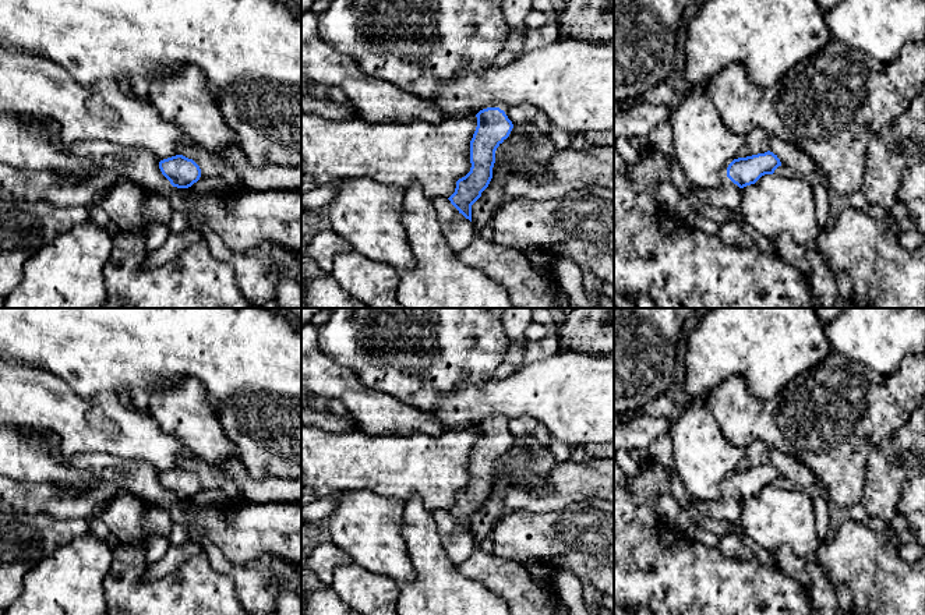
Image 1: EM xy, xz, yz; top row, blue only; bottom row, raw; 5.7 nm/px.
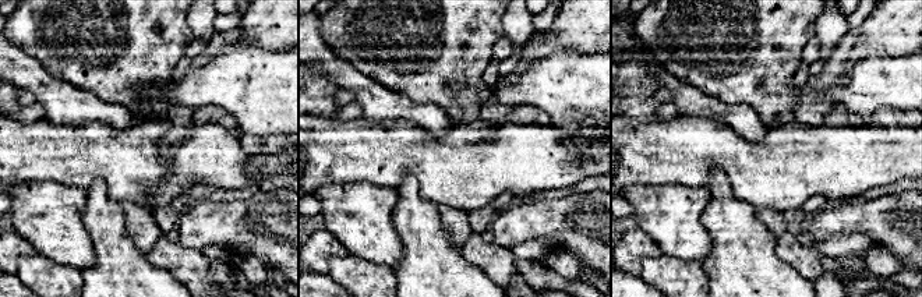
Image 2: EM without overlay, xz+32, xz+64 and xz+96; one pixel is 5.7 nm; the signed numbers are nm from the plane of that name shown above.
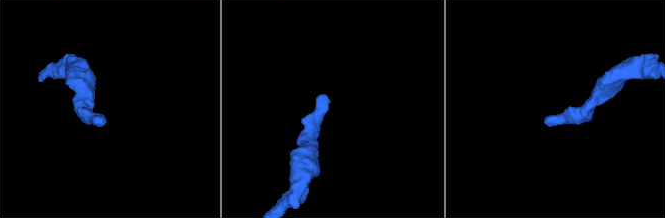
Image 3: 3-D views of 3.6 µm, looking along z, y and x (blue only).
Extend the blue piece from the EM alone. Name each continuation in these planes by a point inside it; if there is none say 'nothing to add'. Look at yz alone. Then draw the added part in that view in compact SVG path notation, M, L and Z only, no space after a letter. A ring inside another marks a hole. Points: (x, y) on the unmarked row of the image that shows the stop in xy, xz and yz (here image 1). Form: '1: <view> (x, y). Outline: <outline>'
1: yz (727, 508). Outline: M725 489L714 502L698 502L691 512L721 522L738 522L742 512L741 501Z

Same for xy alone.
nothing to add

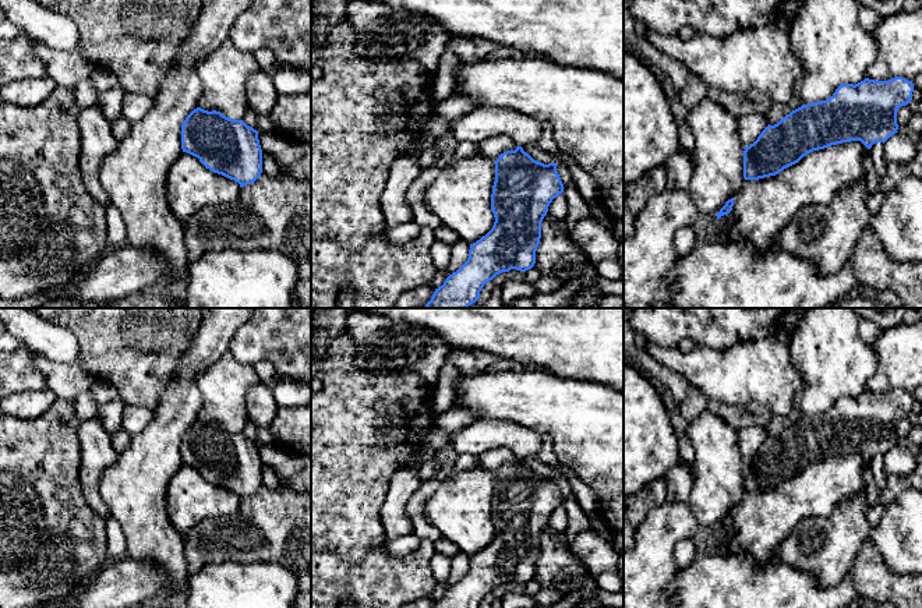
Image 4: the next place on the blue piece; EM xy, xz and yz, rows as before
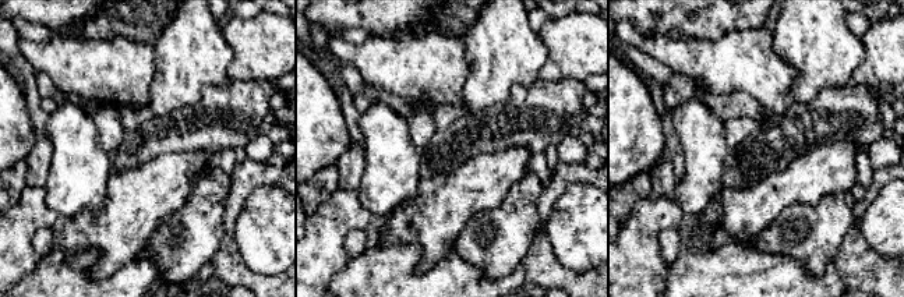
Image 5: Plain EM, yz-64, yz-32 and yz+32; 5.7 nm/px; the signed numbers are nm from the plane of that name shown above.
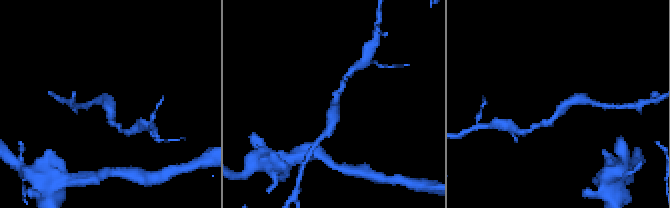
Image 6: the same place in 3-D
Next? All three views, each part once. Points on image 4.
nothing to add

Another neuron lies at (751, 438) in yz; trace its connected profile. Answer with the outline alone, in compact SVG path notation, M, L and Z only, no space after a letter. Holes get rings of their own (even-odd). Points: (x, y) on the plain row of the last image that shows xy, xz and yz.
M750 425L738 430L738 441L742 456L745 459L753 456L767 438L769 434L763 425Z

